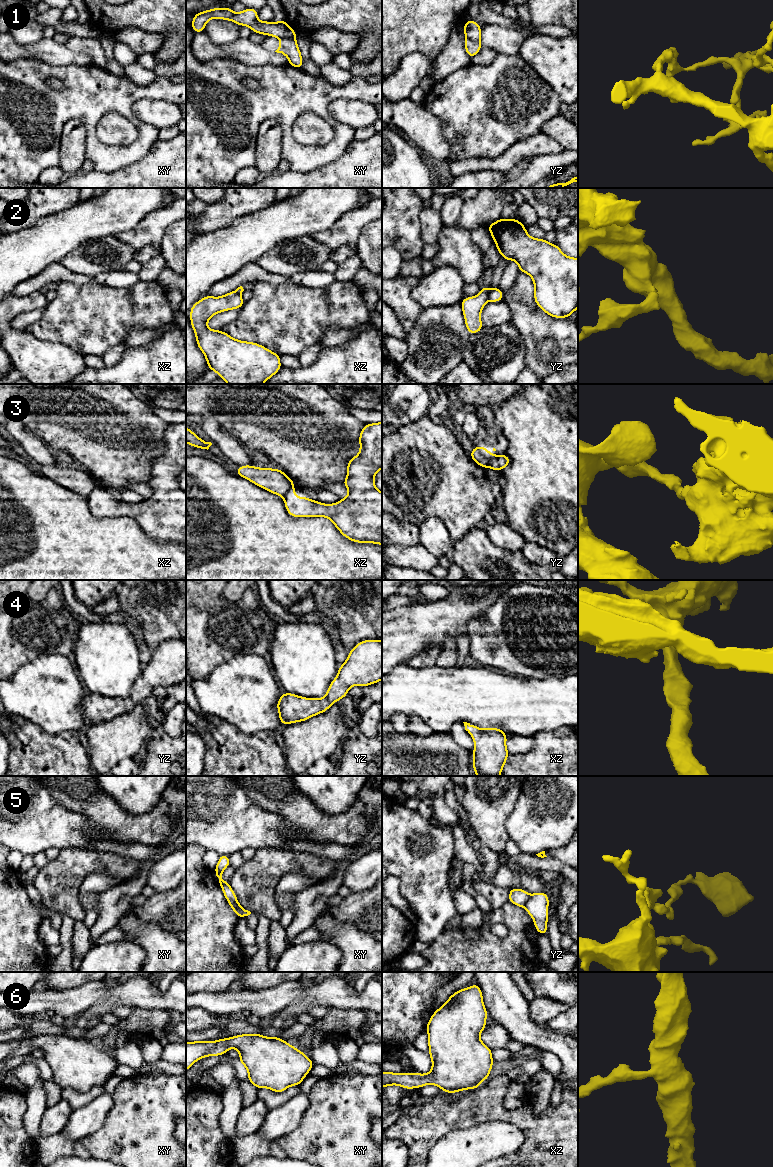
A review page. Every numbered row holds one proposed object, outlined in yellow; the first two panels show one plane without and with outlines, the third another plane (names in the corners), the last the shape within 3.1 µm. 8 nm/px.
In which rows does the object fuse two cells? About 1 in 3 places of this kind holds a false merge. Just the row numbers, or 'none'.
1, 2, 3, 5

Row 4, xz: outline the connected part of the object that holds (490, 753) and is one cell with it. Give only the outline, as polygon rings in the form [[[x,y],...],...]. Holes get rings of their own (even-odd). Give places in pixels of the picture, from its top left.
[[[467,722],[463,723],[475,744],[472,751],[475,774],[477,776],[500,776],[509,756],[506,747],[508,735],[501,728],[482,729]]]

